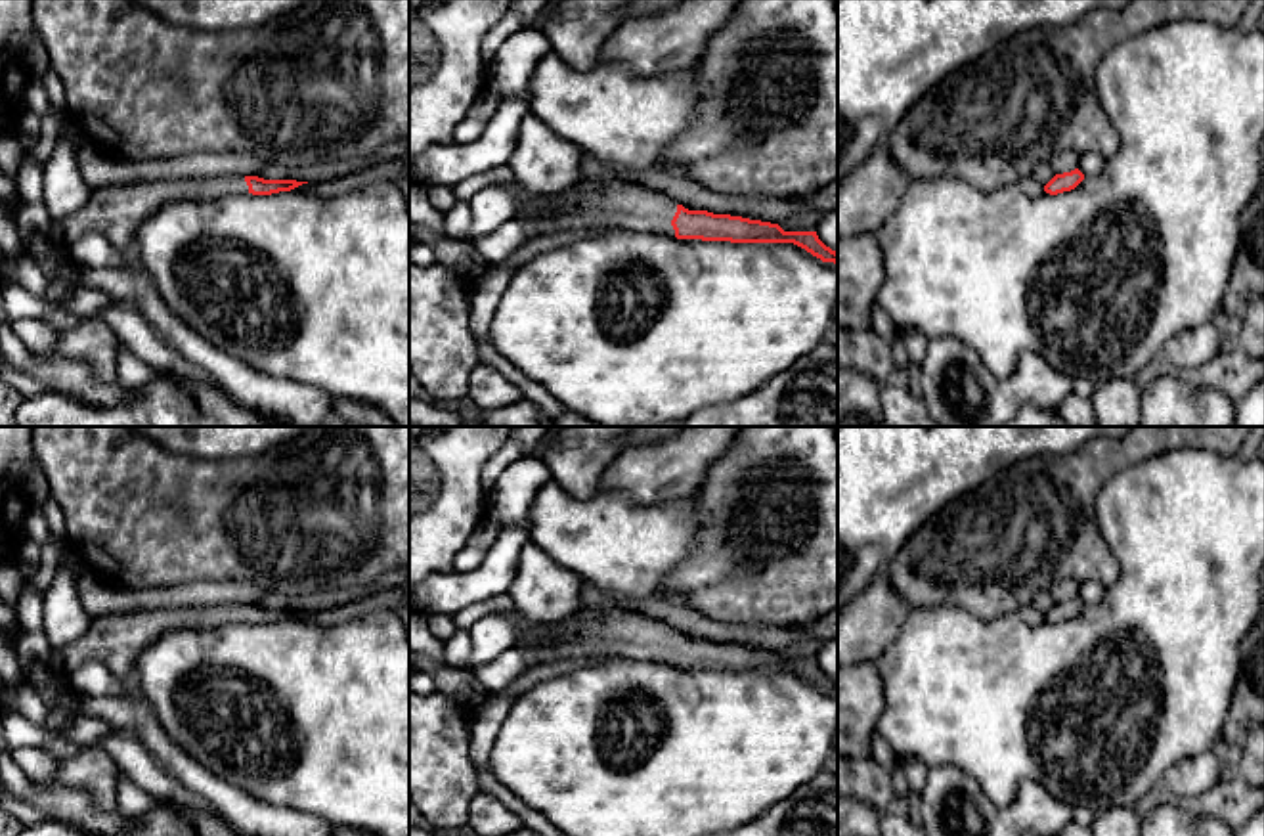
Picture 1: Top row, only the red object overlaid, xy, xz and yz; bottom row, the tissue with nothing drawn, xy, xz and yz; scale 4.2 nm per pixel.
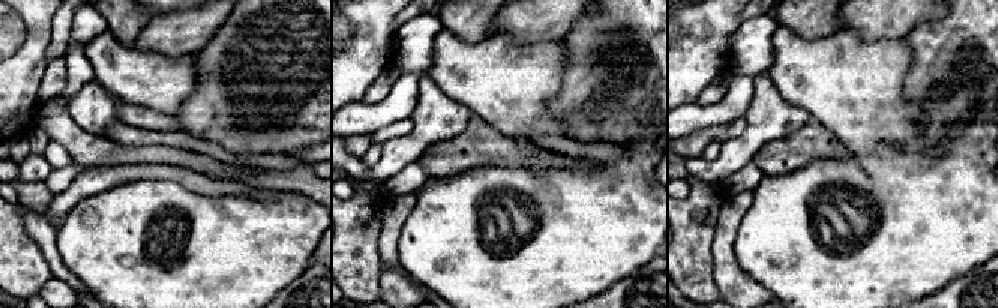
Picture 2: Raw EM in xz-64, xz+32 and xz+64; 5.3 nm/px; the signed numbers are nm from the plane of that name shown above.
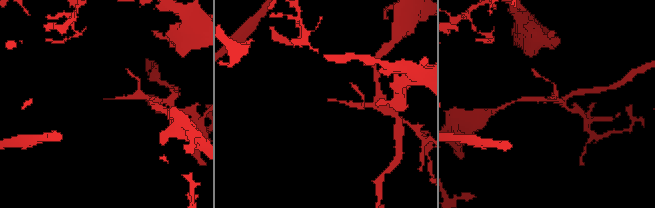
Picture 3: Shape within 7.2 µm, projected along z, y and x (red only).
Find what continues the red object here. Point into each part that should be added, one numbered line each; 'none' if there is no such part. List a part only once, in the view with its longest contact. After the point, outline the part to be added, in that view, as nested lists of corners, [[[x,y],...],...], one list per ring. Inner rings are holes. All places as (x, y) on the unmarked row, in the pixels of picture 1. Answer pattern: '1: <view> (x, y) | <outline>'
1: xz (609, 630) | [[[585,605],[587,616],[572,614],[556,624],[560,639],[526,649],[532,662],[574,656],[621,656],[675,666],[671,649],[677,629],[616,605]]]

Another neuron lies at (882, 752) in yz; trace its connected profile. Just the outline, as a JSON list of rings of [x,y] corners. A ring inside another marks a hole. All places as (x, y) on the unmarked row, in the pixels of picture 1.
[[[878,731],[872,735],[872,758],[889,773],[897,763],[893,748],[883,740],[883,737]]]

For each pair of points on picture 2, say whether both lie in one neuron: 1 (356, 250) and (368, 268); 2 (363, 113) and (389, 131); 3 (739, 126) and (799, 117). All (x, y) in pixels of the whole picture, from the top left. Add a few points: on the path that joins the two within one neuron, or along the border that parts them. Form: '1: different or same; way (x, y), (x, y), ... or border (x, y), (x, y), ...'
1: same; way (356, 254), (363, 263)
2: different; border (408, 117), (390, 122), (371, 132)
3: different; border (746, 116), (746, 128), (721, 143)

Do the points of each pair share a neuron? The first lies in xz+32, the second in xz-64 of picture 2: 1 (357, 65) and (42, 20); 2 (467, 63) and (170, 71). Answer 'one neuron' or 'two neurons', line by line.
1: one neuron
2: one neuron

